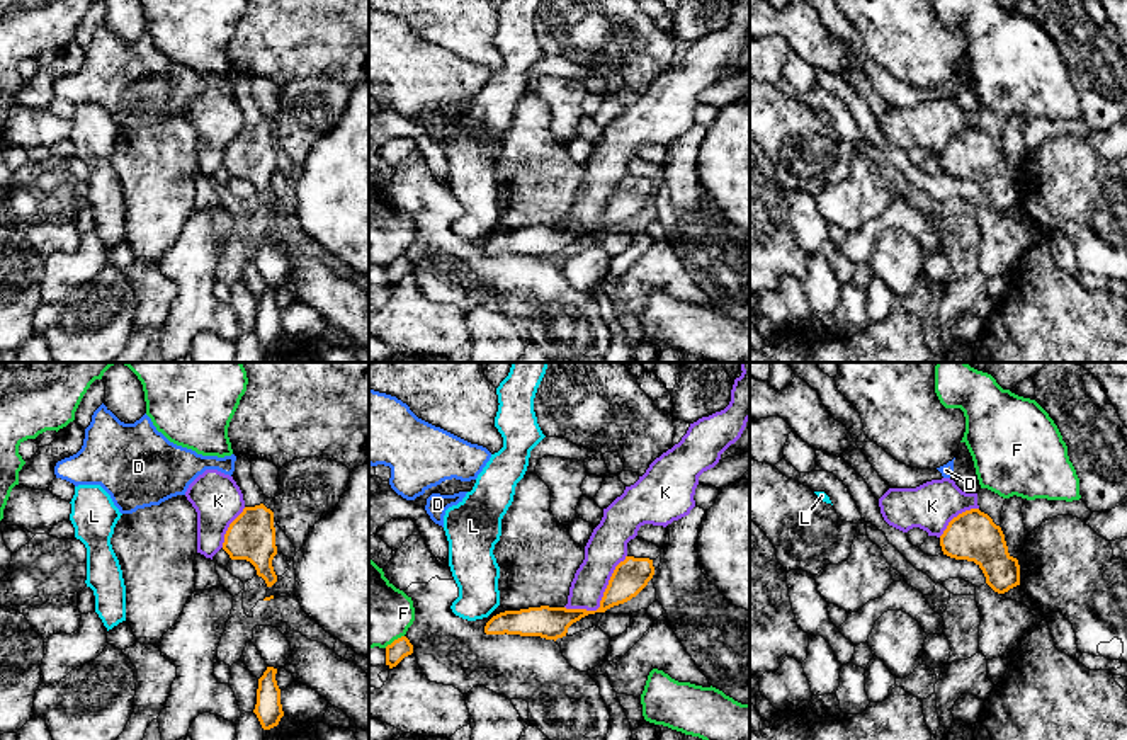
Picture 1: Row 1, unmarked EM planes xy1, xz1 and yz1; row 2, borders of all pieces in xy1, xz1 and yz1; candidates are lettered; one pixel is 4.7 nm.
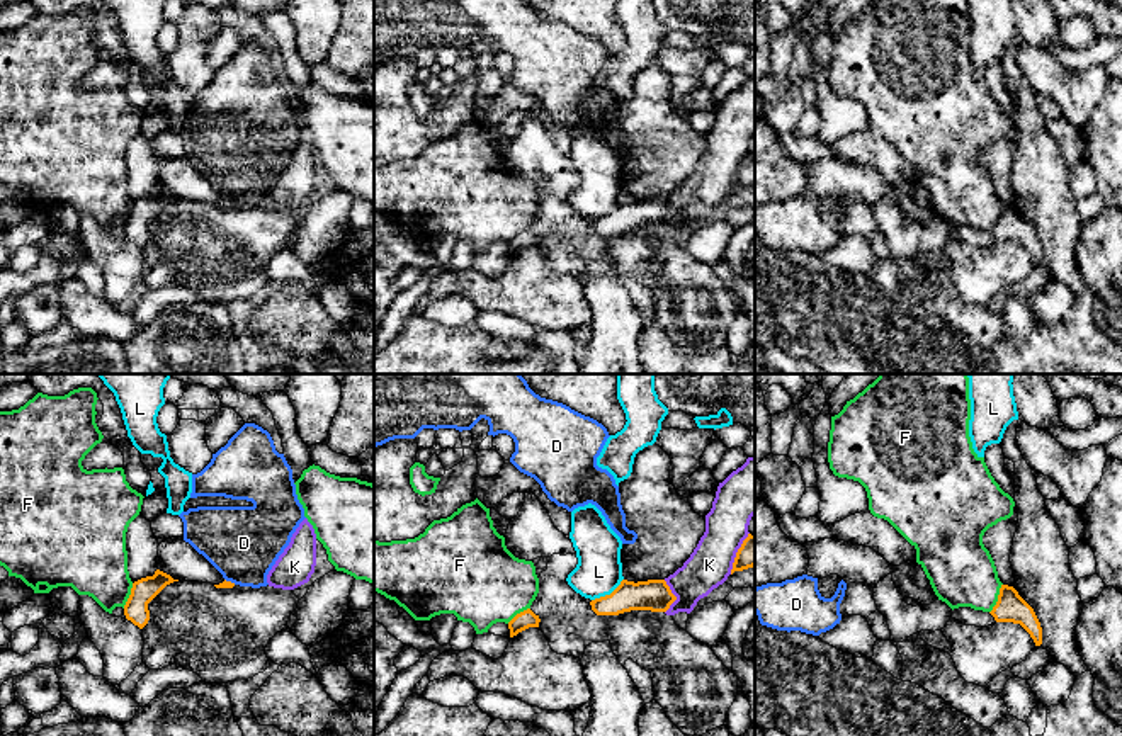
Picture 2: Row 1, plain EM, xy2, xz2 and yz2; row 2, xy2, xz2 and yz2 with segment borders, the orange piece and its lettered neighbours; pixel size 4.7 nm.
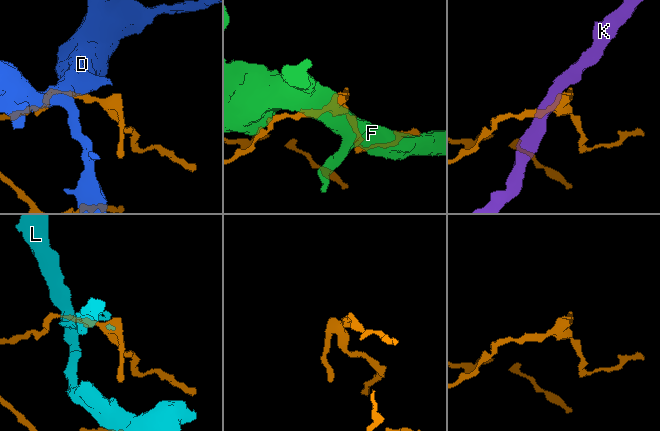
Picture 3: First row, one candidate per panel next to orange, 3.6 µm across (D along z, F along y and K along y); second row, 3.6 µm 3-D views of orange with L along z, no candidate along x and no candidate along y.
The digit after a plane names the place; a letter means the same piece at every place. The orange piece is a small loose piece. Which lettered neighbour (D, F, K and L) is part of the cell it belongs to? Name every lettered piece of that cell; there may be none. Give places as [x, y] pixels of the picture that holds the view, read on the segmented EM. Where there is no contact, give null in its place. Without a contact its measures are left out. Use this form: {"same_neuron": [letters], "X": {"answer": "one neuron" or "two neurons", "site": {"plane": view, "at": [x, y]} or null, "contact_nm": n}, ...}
{"same_neuron": [], "D": {"answer": "two neurons", "site": {"plane": "xy2", "at": [230, 582]}, "contact_nm": 60}, "F": {"answer": "two neurons", "site": {"plane": "yz2", "at": [998, 599]}, "contact_nm": 160}, "K": {"answer": "two neurons", "site": {"plane": "xz1", "at": [602, 597]}, "contact_nm": 380}, "L": {"answer": "two neurons", "site": {"plane": "xz2", "at": [607, 595]}, "contact_nm": 190}}

